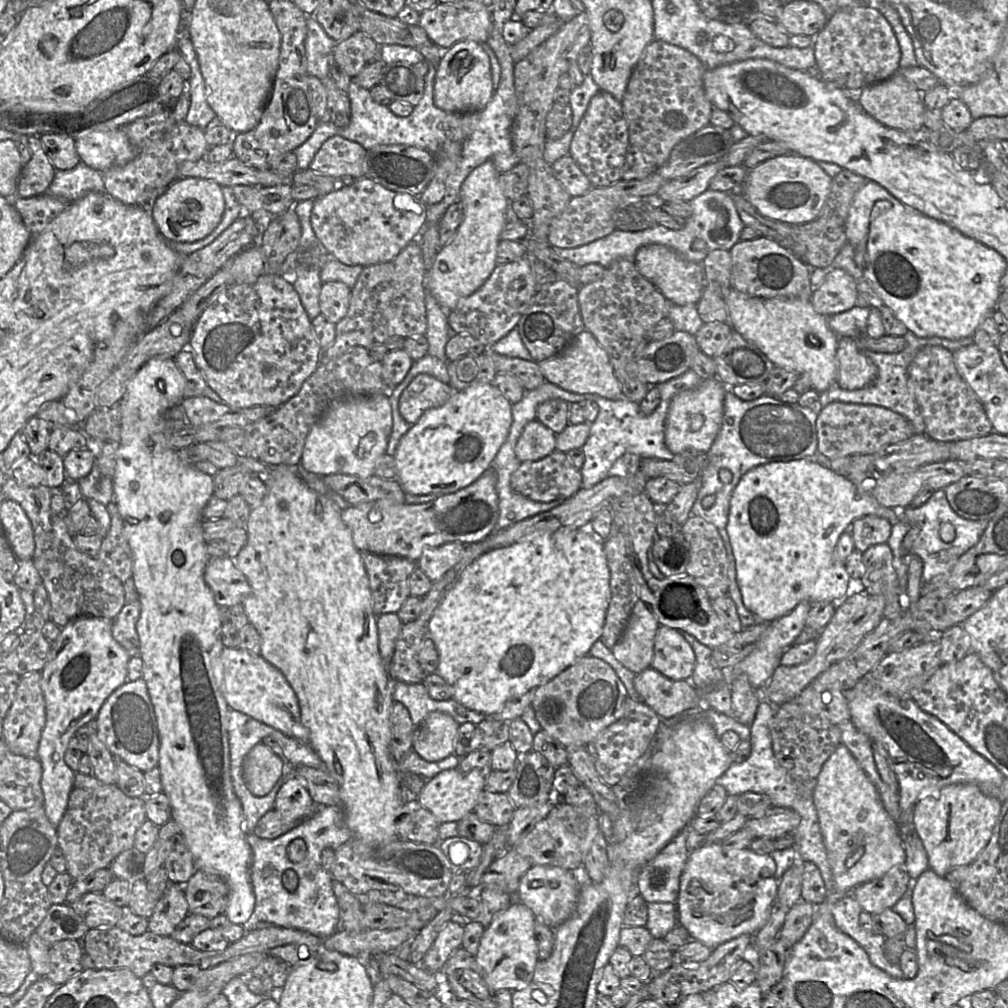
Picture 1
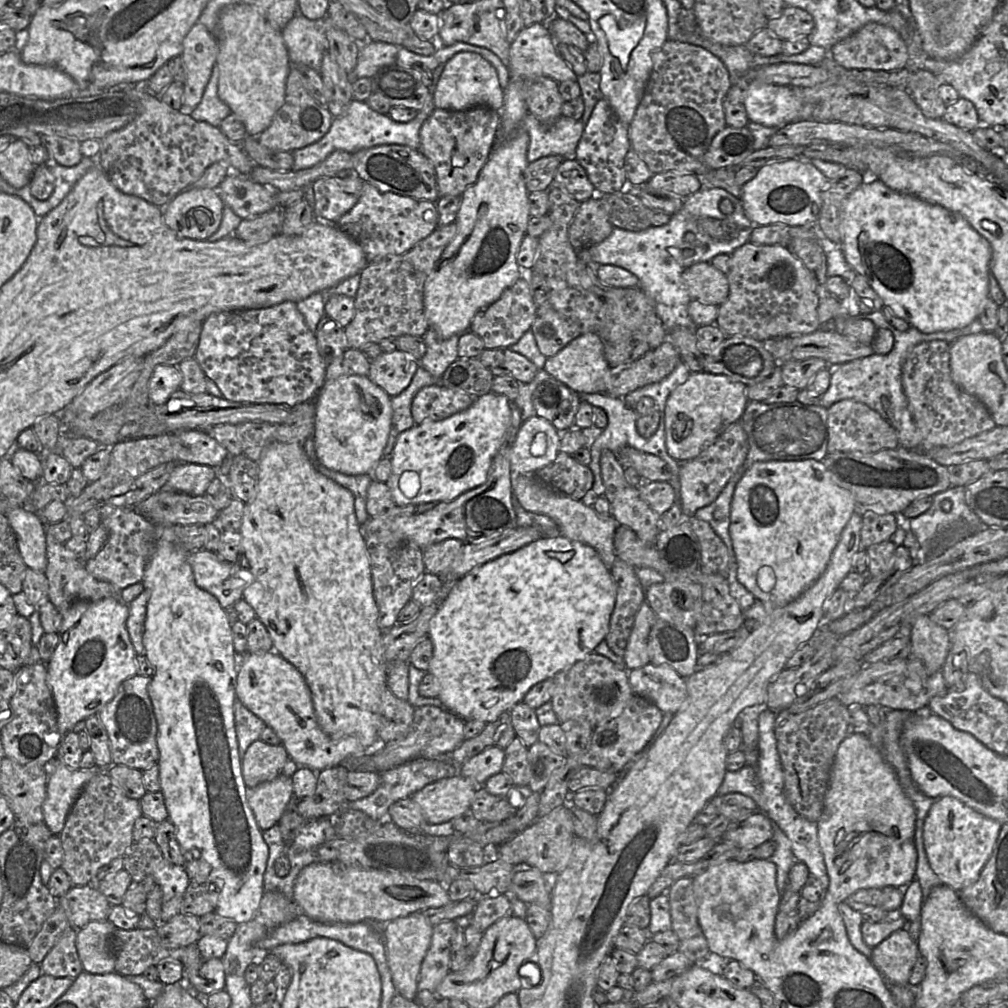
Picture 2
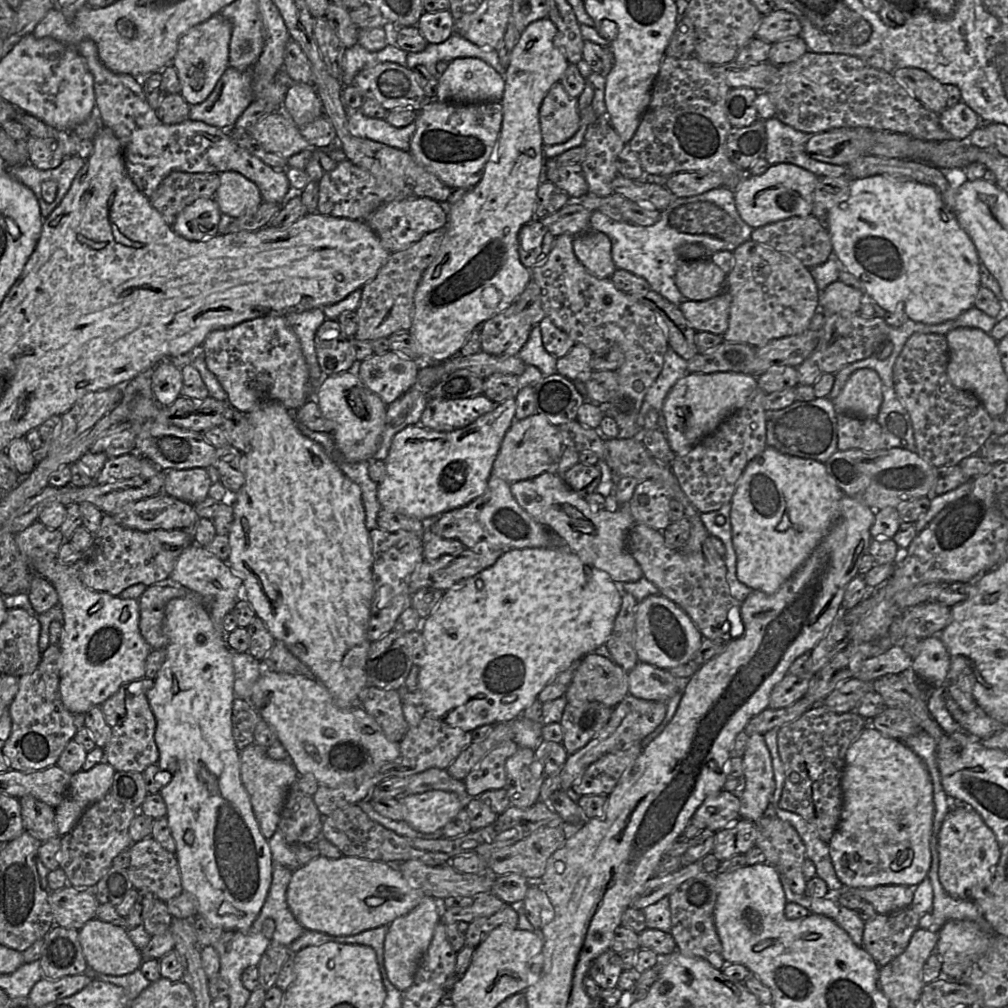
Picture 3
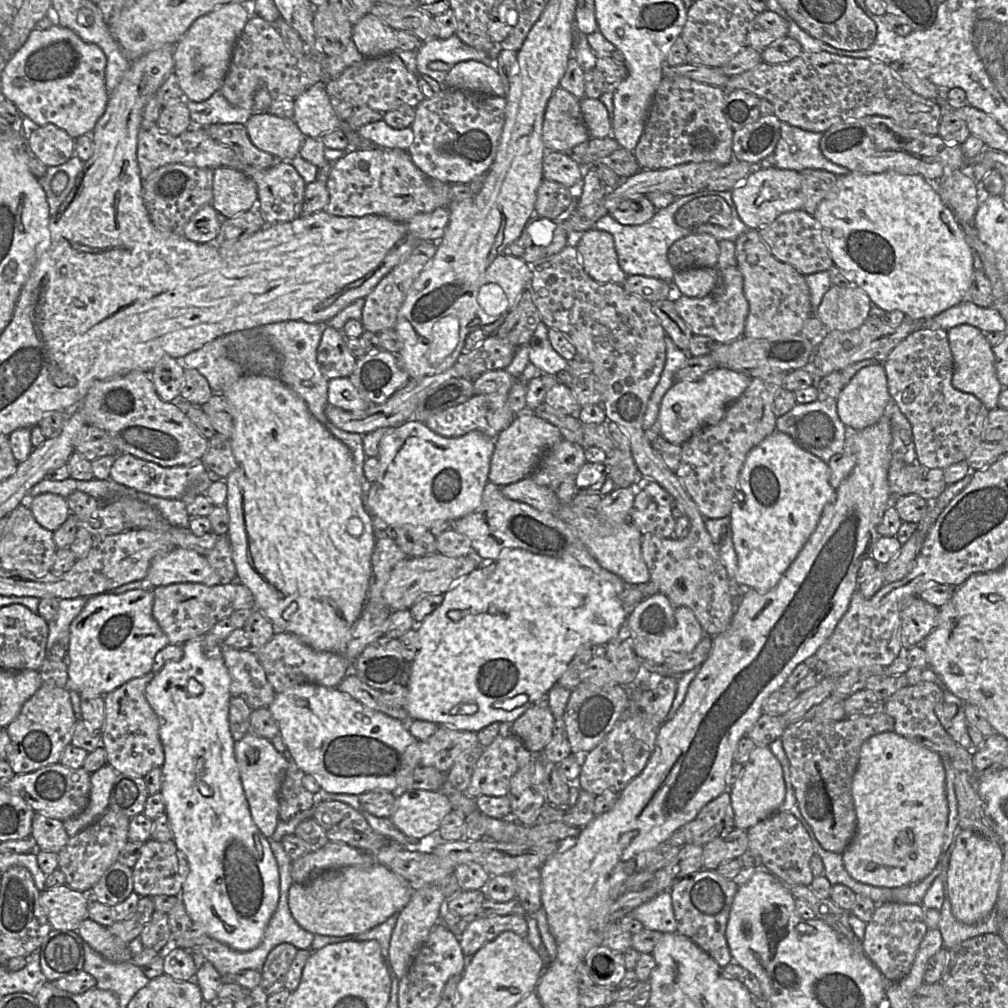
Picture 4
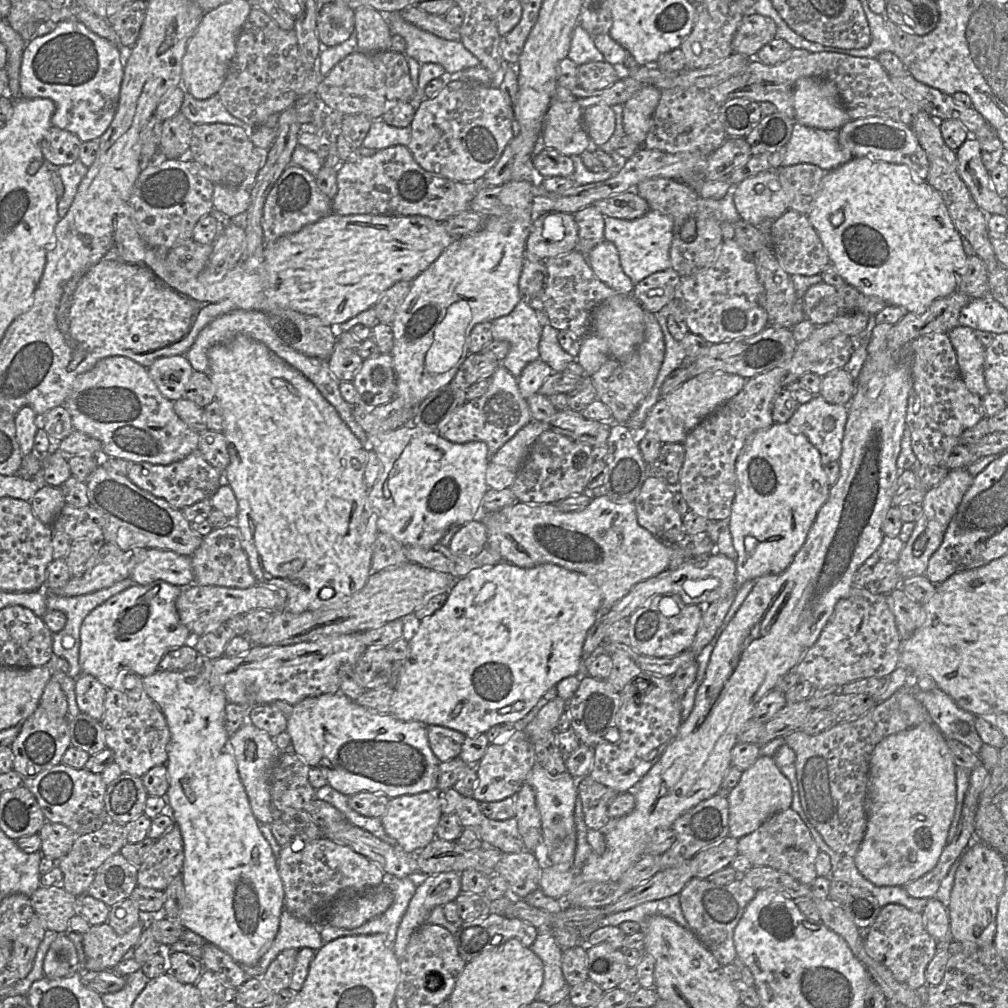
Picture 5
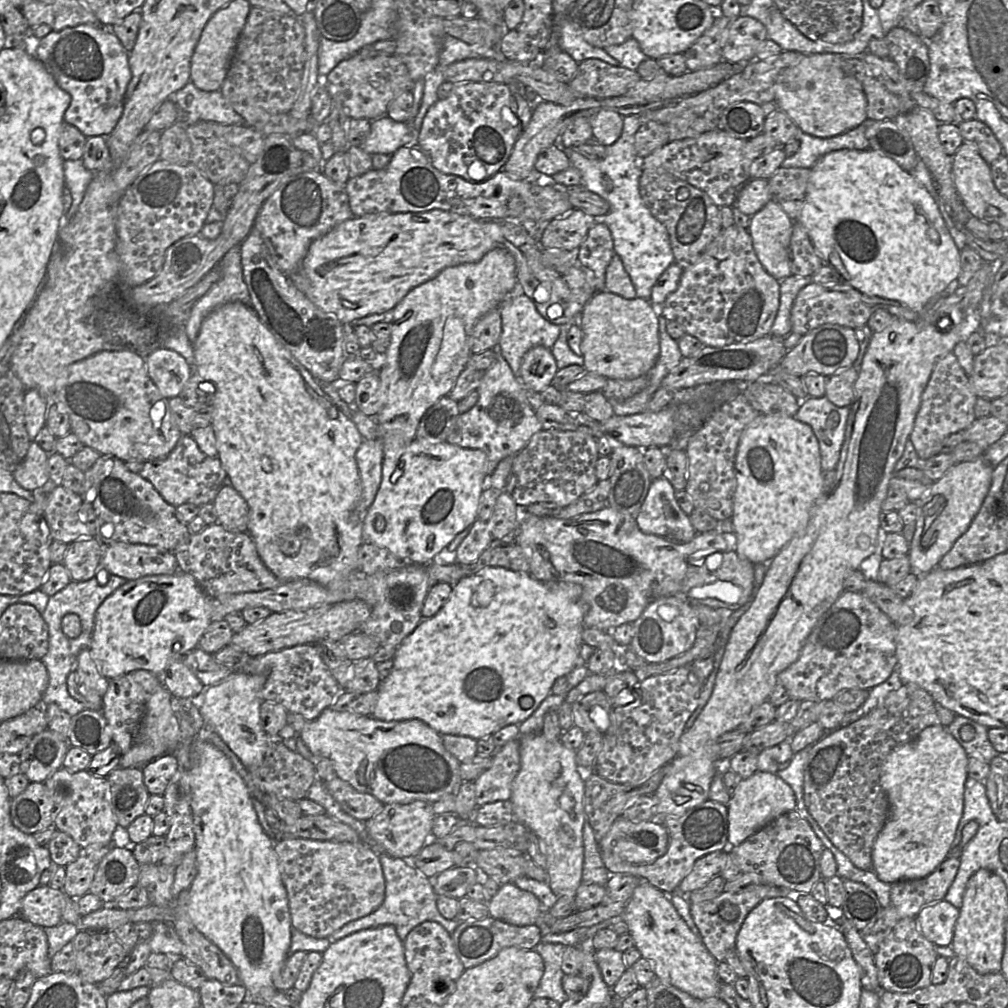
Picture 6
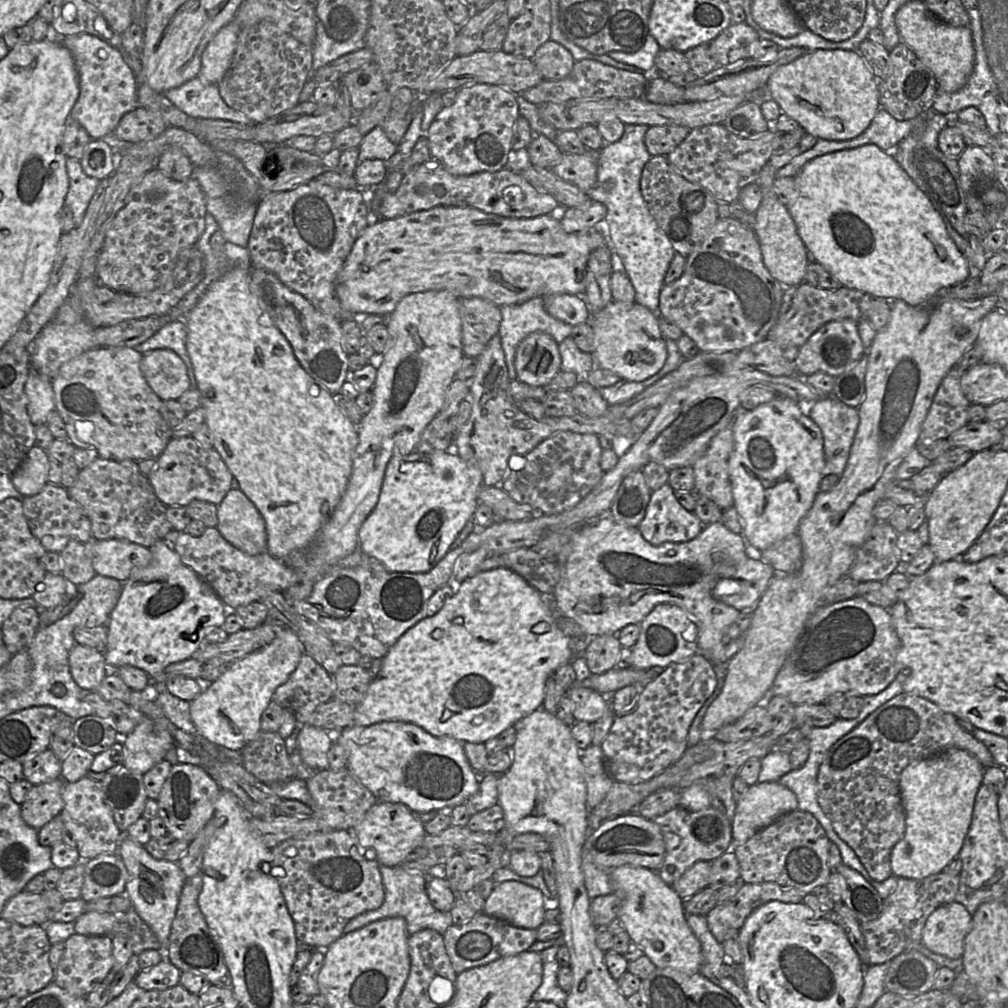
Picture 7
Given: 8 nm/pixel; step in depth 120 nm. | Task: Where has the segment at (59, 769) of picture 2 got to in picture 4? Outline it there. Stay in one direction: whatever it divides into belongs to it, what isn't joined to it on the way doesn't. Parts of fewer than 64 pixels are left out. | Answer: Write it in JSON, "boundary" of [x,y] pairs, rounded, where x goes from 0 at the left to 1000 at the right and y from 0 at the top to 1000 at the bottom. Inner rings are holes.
{"boundary":[[[104,758],[89,768],[90,784],[88,797],[81,807],[63,814],[68,830],[97,813],[108,800],[109,786],[118,767],[108,758]]]}

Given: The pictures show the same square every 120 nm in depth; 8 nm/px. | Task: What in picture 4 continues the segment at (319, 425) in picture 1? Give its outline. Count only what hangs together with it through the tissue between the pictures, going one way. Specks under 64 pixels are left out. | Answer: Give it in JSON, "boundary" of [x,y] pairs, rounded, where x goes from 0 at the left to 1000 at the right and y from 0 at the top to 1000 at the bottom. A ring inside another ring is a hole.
{"boundary":[[[345,374],[326,376],[325,401],[343,408],[358,408],[367,402]]]}

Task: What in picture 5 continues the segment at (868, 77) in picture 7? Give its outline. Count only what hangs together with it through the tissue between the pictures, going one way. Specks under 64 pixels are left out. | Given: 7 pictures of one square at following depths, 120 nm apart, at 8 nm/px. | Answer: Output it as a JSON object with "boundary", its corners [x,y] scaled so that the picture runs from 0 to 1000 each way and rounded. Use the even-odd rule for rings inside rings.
{"boundary":[[[795,76],[788,86],[789,121],[813,128],[833,128],[843,120],[829,84],[809,76]]]}

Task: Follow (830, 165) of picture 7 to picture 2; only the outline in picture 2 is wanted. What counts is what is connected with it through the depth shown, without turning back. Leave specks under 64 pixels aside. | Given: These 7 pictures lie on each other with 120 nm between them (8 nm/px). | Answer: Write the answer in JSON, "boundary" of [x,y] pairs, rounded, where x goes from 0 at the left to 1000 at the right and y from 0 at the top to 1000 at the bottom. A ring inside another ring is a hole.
{"boundary":[[[861,177],[838,198],[833,221],[833,230],[834,246],[841,262],[860,278],[861,282],[875,297],[877,305],[882,306],[888,313],[898,317],[904,324],[918,331],[938,329],[954,326],[970,315],[975,301],[977,301],[978,297],[981,295],[984,245],[953,212],[944,210],[932,202],[921,200],[907,193],[888,189],[879,185],[872,178]]]}

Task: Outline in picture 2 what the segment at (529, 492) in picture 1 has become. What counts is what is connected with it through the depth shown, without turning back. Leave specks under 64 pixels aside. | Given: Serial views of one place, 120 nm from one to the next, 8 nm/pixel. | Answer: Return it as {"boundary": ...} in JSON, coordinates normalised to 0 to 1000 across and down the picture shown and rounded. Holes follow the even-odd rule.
{"boundary":[[[557,447],[549,458],[533,466],[530,473],[570,496],[576,496],[589,478],[588,469],[583,462],[575,460],[567,451]]]}

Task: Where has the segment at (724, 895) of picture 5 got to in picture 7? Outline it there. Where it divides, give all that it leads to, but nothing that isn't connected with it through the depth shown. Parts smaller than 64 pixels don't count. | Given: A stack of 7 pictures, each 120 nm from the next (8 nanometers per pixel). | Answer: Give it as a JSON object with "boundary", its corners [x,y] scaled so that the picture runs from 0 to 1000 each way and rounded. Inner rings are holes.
{"boundary":[[[767,875],[737,877],[731,887],[717,897],[710,898],[699,910],[701,918],[712,936],[716,937],[722,932],[722,927],[726,927],[737,919],[740,911],[755,898],[764,894],[774,894],[777,896],[795,896],[800,887],[785,880],[774,879]]]}

